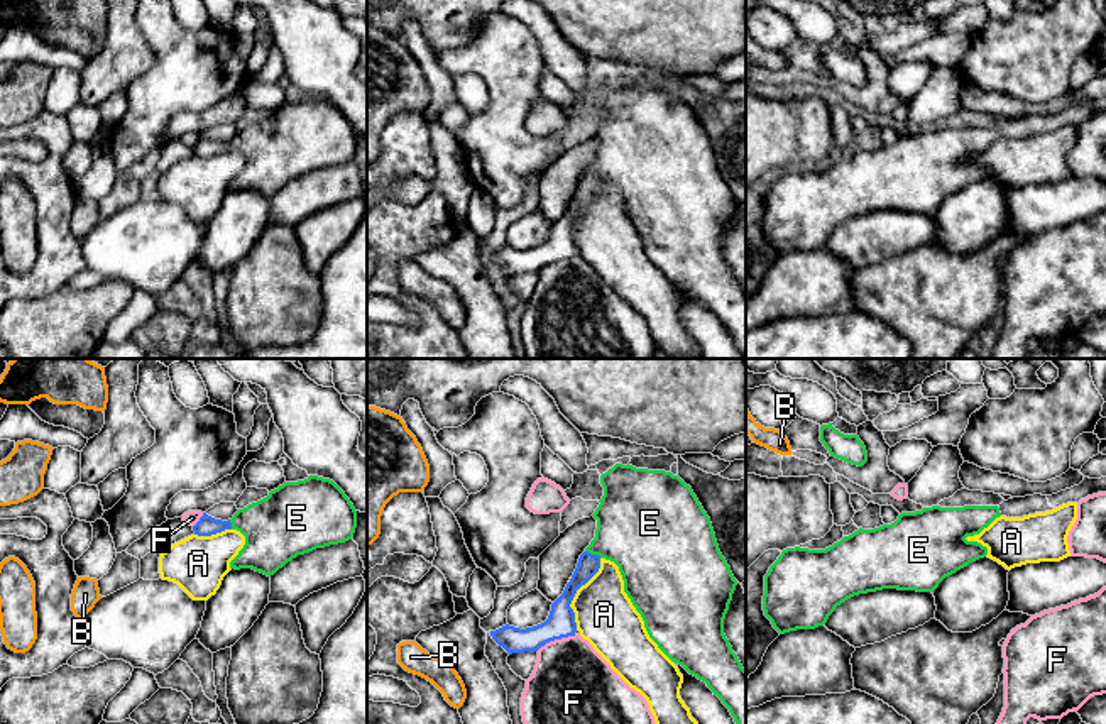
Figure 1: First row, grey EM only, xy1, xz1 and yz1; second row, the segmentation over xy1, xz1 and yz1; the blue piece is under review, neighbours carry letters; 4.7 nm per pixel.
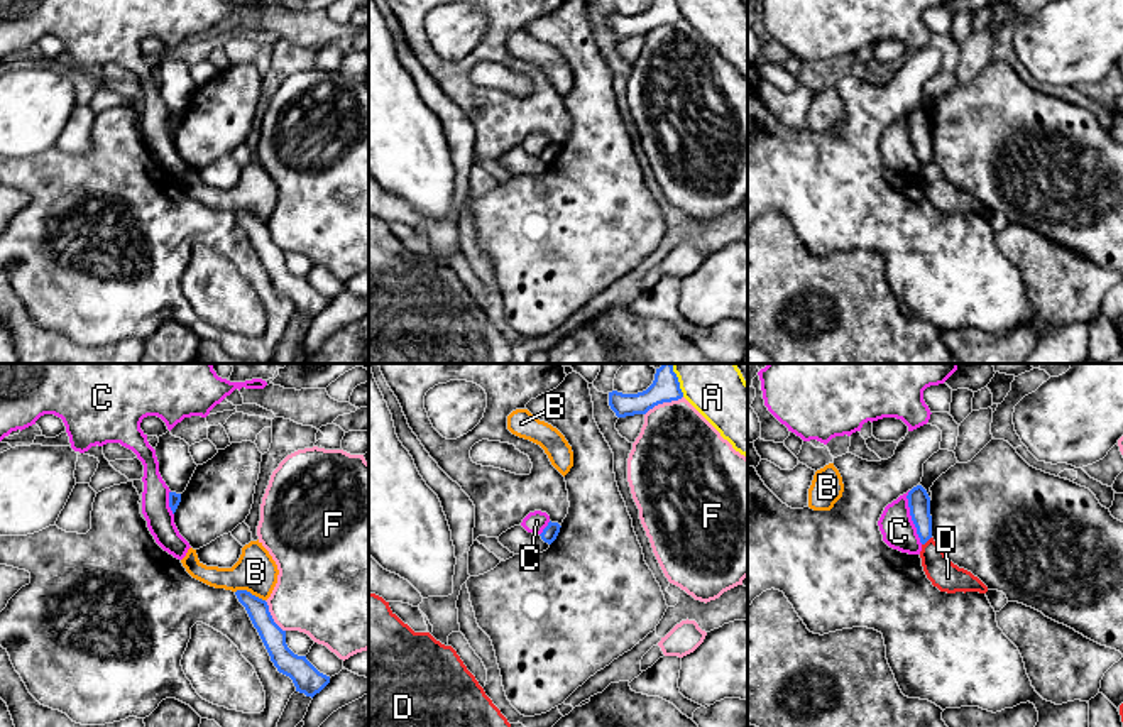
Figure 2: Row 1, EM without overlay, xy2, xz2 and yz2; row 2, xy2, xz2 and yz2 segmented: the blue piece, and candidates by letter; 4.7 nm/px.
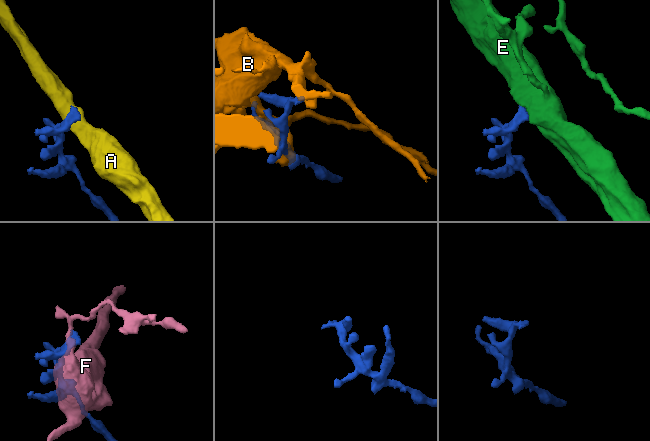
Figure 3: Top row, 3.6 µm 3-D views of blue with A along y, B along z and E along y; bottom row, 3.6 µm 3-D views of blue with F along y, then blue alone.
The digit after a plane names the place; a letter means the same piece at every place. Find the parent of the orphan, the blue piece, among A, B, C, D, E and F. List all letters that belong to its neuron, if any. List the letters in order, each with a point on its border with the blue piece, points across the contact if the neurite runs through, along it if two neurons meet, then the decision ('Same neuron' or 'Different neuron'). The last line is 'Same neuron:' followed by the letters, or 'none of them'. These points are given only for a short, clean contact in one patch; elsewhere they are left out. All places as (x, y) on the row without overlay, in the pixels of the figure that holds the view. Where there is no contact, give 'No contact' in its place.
A: Touches blue at xz1 (575, 213). Boundary: xz1 (601, 180), (601, 188), (577, 212), (570, 225), (575, 249). Different neuron
B: Touches blue at xy2 (249, 213). Different neuron
C: Touches blue at yz2 (912, 139). Boundary: yz2 (909, 112), (909, 136), (922, 164). Different neuron
D: Touches blue at yz2 (925, 163). Boundary: yz2 (931, 158), (922, 166). Different neuron
E: Touches blue at xz1 (594, 176). Path across: xz1 (587, 188), (594, 176), (638, 148). Same neuron
F: Touches blue at xz1 (555, 259). Different neuron
Same neuron: E

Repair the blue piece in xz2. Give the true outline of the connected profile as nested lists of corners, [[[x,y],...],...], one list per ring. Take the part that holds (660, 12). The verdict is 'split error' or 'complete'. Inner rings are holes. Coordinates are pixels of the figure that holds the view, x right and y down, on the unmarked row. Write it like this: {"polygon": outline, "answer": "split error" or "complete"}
{"polygon": [[[655,0],[653,5],[638,15],[609,14],[609,27],[617,39],[646,36],[658,25],[683,19],[678,0]]], "answer": "complete"}

